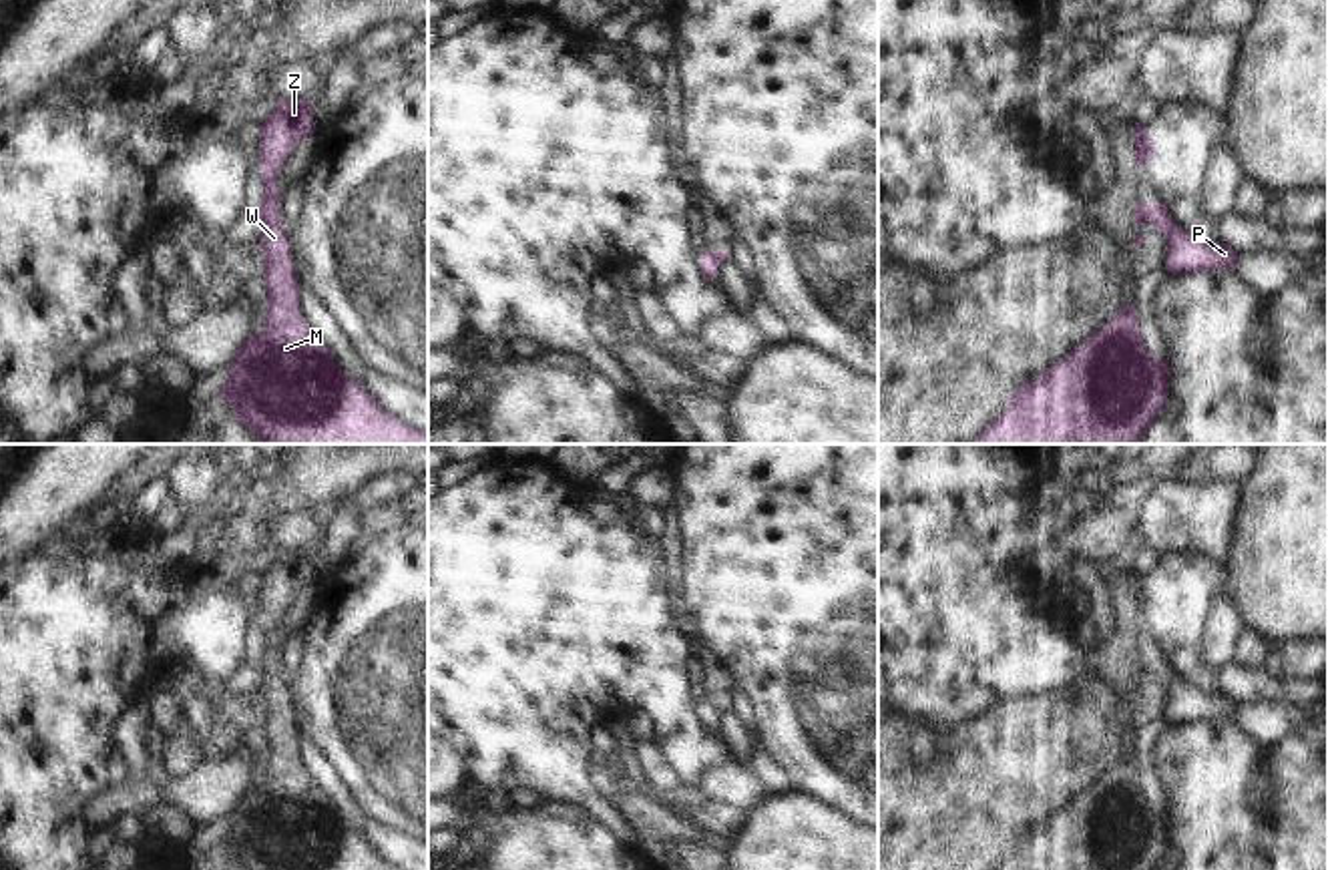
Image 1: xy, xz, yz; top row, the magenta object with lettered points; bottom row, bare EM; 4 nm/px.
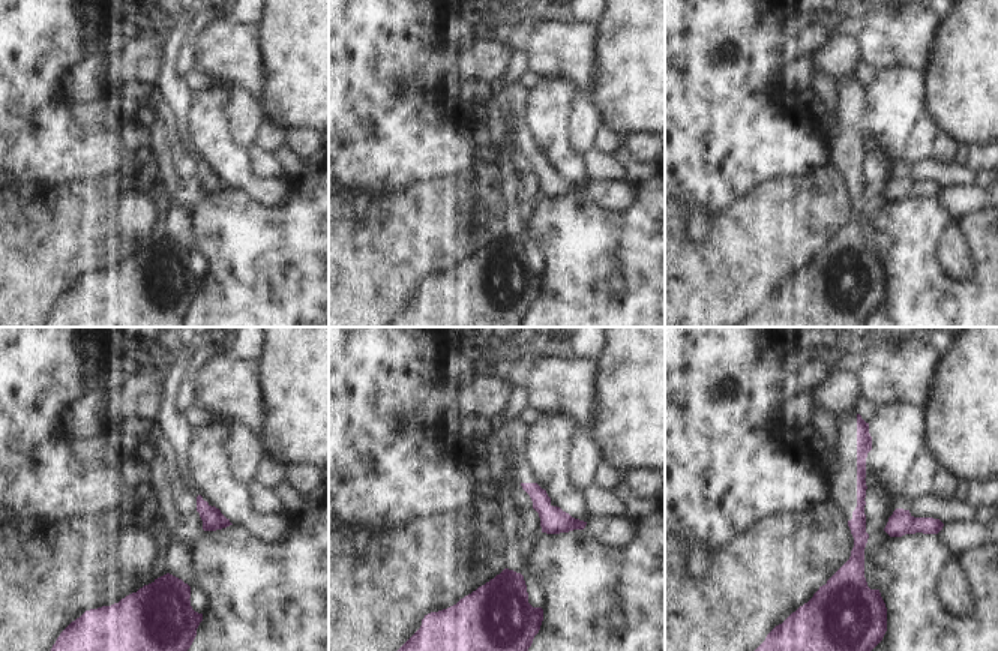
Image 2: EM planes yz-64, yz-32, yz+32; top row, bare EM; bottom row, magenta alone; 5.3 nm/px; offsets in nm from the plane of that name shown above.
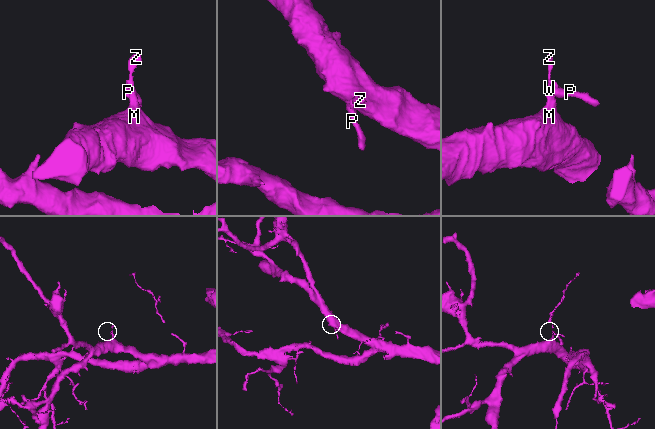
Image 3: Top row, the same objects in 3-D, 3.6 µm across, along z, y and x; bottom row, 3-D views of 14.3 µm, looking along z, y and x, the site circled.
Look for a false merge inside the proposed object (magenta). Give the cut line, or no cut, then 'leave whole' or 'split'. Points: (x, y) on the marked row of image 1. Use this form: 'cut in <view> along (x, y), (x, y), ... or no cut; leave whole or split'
cut in yz along (1140, 203), (1146, 220); split

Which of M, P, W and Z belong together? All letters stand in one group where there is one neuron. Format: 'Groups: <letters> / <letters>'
Groups: M W Z / P

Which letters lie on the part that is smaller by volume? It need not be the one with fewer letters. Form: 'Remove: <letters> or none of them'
Remove: P

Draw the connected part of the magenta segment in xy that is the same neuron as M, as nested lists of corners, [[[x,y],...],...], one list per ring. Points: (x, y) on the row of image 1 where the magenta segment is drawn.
[[[279,98],[259,127],[259,165],[263,167],[263,201],[259,221],[267,287],[265,325],[259,336],[251,334],[237,356],[235,368],[219,392],[233,406],[233,416],[245,424],[263,444],[428,444],[428,432],[418,432],[390,416],[366,390],[334,362],[317,342],[299,309],[299,283],[291,265],[291,247],[283,231],[279,209],[281,189],[275,185],[283,161],[295,145],[313,135],[311,100]]]

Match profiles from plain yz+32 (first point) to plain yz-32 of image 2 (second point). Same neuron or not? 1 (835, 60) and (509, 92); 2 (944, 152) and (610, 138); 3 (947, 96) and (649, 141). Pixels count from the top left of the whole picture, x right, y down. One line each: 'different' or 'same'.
1: different
2: same
3: different

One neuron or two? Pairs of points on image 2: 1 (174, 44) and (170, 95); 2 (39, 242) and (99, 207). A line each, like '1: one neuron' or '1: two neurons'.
1: one neuron
2: one neuron

